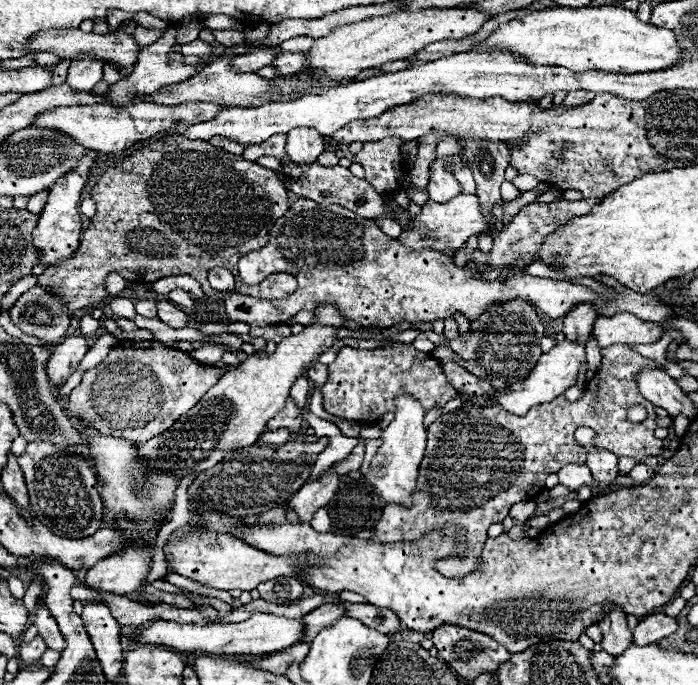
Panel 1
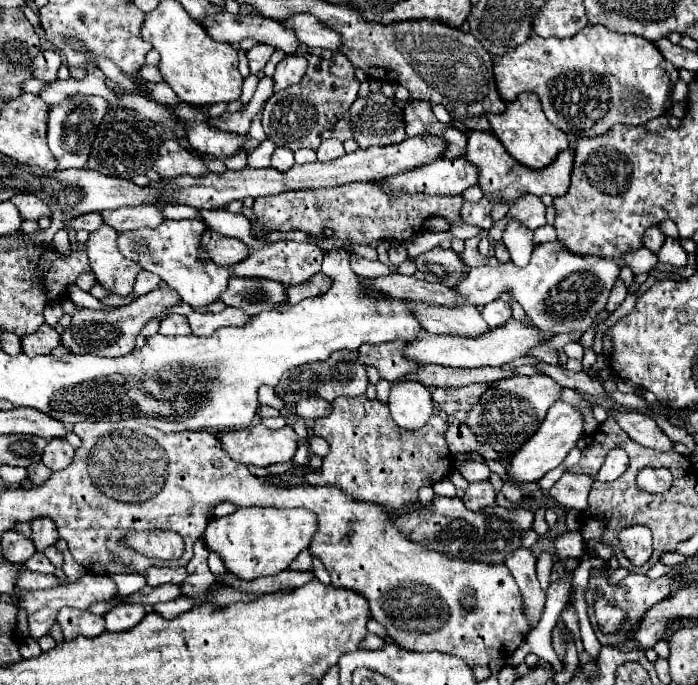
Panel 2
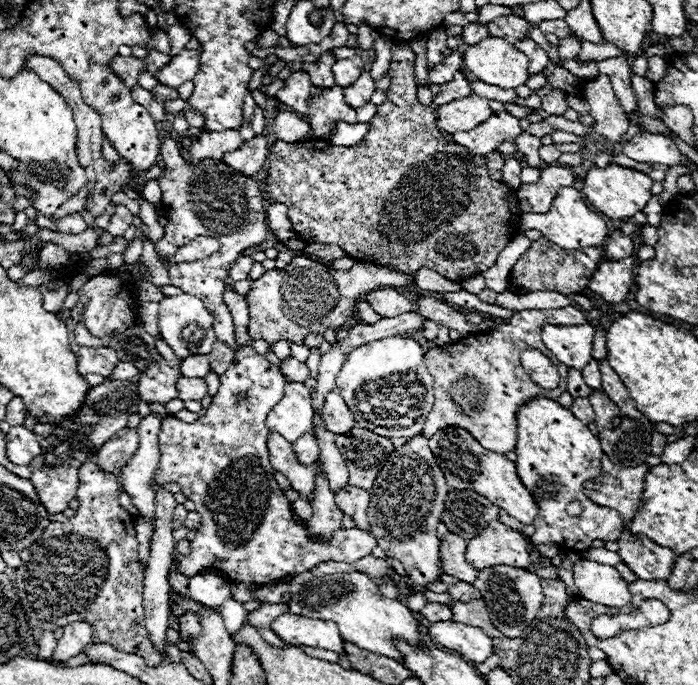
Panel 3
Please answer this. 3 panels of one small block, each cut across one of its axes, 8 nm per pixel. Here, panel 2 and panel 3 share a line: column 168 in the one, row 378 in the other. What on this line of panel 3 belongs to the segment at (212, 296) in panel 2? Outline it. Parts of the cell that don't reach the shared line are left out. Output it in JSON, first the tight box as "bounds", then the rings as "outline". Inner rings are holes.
{"bounds":[154,346,378,586],"outline":[[[246,346],[236,350],[230,368],[220,376],[218,394],[206,408],[206,416],[196,422],[182,422],[176,416],[164,418],[160,428],[160,464],[154,480],[158,484],[180,484],[184,496],[192,500],[196,504],[196,512],[202,514],[202,524],[196,530],[196,540],[190,544],[190,554],[176,556],[178,570],[186,572],[186,576],[194,576],[204,570],[218,570],[230,582],[262,586],[286,580],[286,576],[298,576],[326,560],[356,562],[372,554],[372,548],[378,544],[370,532],[360,528],[338,528],[328,542],[314,542],[308,534],[308,526],[294,520],[288,498],[274,480],[274,470],[266,448],[268,428],[264,424],[268,412],[282,400],[286,384],[286,376],[276,366],[272,366],[262,354],[254,352],[252,346]],[[240,392],[244,392],[246,398],[240,400]]]}

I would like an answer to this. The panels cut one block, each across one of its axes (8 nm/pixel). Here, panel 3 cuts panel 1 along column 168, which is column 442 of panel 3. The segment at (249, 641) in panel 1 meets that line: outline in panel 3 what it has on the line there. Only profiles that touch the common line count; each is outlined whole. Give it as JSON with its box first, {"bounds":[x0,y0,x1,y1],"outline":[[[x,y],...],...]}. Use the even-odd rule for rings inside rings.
{"bounds":[428,622,492,662],"outline":[[[434,622],[428,628],[432,642],[458,652],[468,662],[484,662],[492,656],[492,640],[476,626],[460,622]]]}

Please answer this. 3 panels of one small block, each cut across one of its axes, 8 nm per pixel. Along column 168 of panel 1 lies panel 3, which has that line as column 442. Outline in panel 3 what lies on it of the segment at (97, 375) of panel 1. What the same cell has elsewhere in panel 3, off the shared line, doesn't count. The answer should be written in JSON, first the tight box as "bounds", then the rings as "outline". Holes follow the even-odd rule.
{"bounds":[422,306,586,454],"outline":[[[566,306],[558,310],[522,310],[514,312],[508,322],[498,324],[494,332],[480,332],[468,338],[460,338],[458,342],[438,346],[426,354],[426,368],[434,378],[434,406],[426,418],[422,434],[430,438],[438,428],[460,426],[466,428],[486,450],[506,454],[516,446],[516,410],[524,400],[534,396],[546,396],[556,400],[562,392],[566,392],[566,376],[568,368],[554,360],[560,372],[560,384],[554,390],[543,390],[526,374],[520,356],[522,346],[538,348],[544,356],[552,356],[542,342],[542,326],[578,326],[586,324],[586,316],[576,306]]]}

